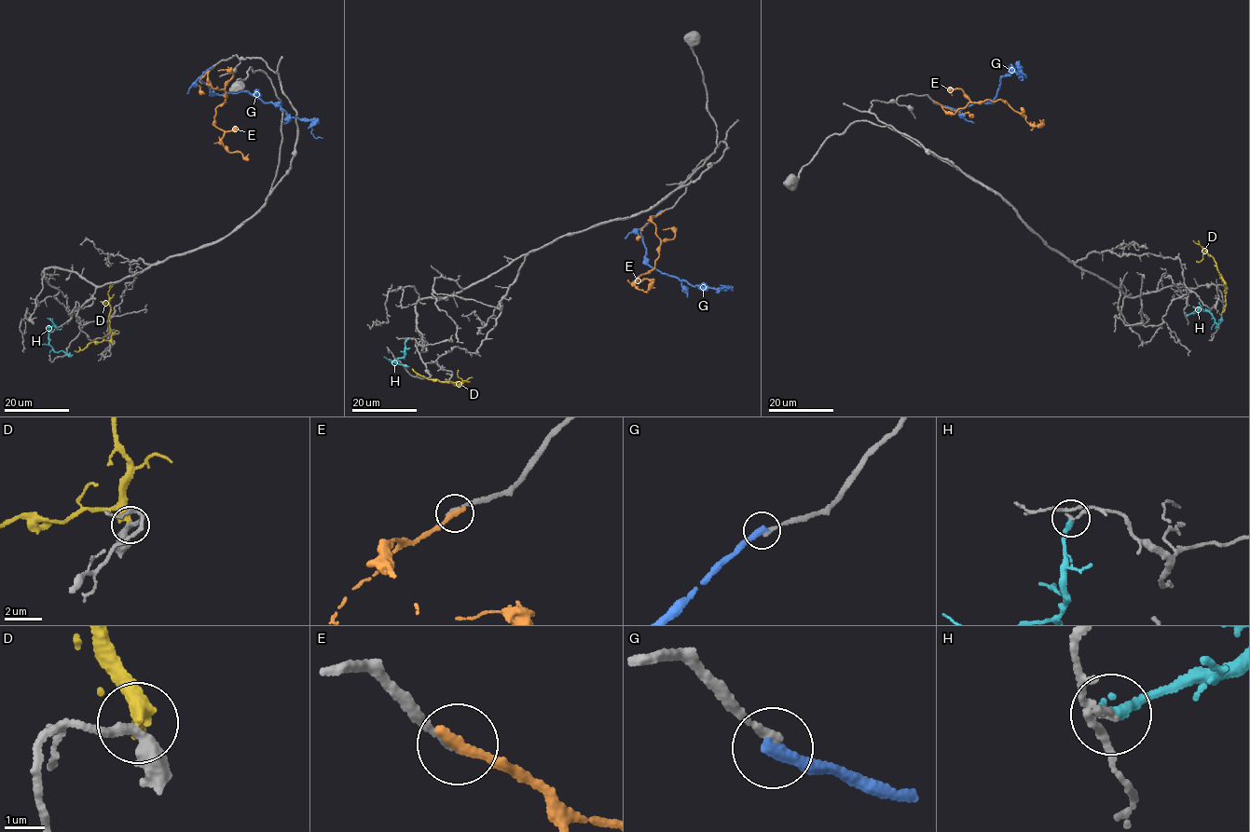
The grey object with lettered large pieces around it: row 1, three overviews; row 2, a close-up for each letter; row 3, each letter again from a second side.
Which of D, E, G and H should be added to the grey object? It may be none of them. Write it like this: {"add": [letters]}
{"add": []}

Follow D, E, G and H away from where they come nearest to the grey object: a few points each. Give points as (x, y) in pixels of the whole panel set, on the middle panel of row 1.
D: (448, 380), (456, 386), (472, 376)
E: (663, 211), (651, 222), (661, 240), (658, 256), (635, 287), (646, 291), (652, 281)
G: (661, 211), (641, 230), (645, 262), (691, 284), (703, 283), (716, 289), (730, 286)
H: (406, 340), (404, 358), (391, 361), (409, 366)

